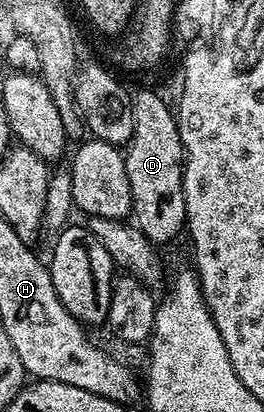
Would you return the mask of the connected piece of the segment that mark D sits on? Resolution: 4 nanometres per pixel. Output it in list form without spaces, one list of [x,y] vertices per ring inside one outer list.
[[[141,89],[132,94],[133,118],[135,127],[129,140],[124,146],[125,166],[127,167],[127,183],[131,183],[131,199],[133,200],[132,220],[138,229],[147,235],[147,239],[154,243],[169,241],[172,237],[182,236],[186,228],[185,196],[183,195],[183,175],[185,174],[185,152],[183,143],[179,139],[177,118],[171,105],[168,105],[153,89]]]

